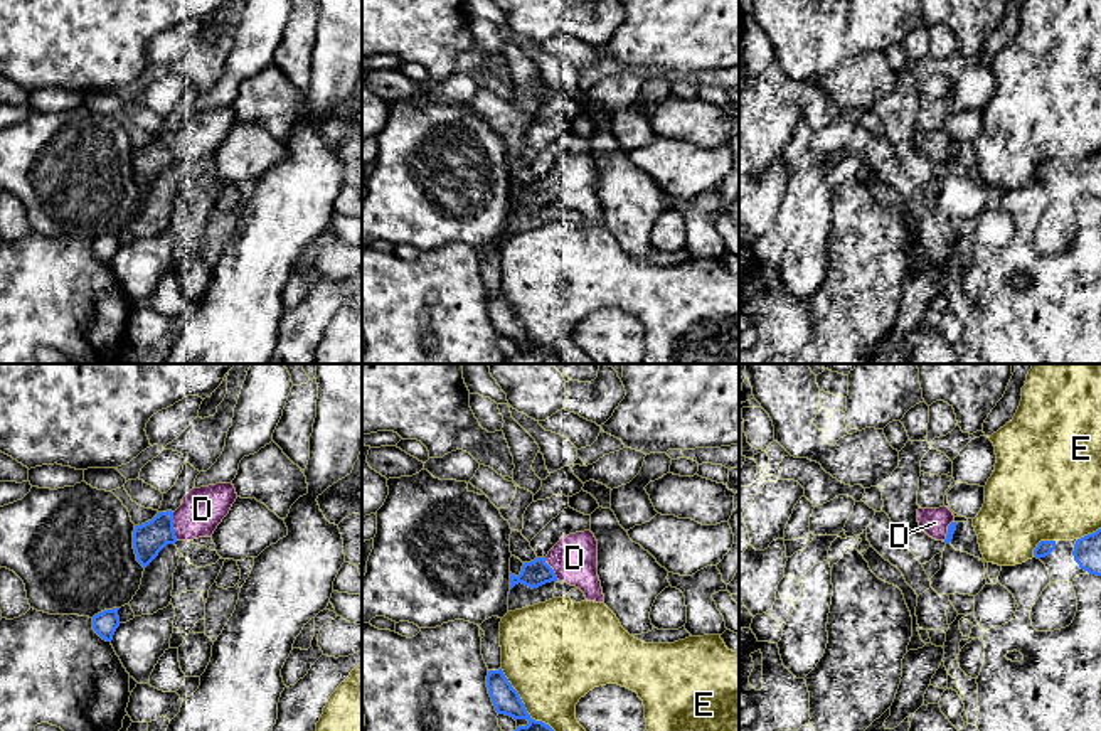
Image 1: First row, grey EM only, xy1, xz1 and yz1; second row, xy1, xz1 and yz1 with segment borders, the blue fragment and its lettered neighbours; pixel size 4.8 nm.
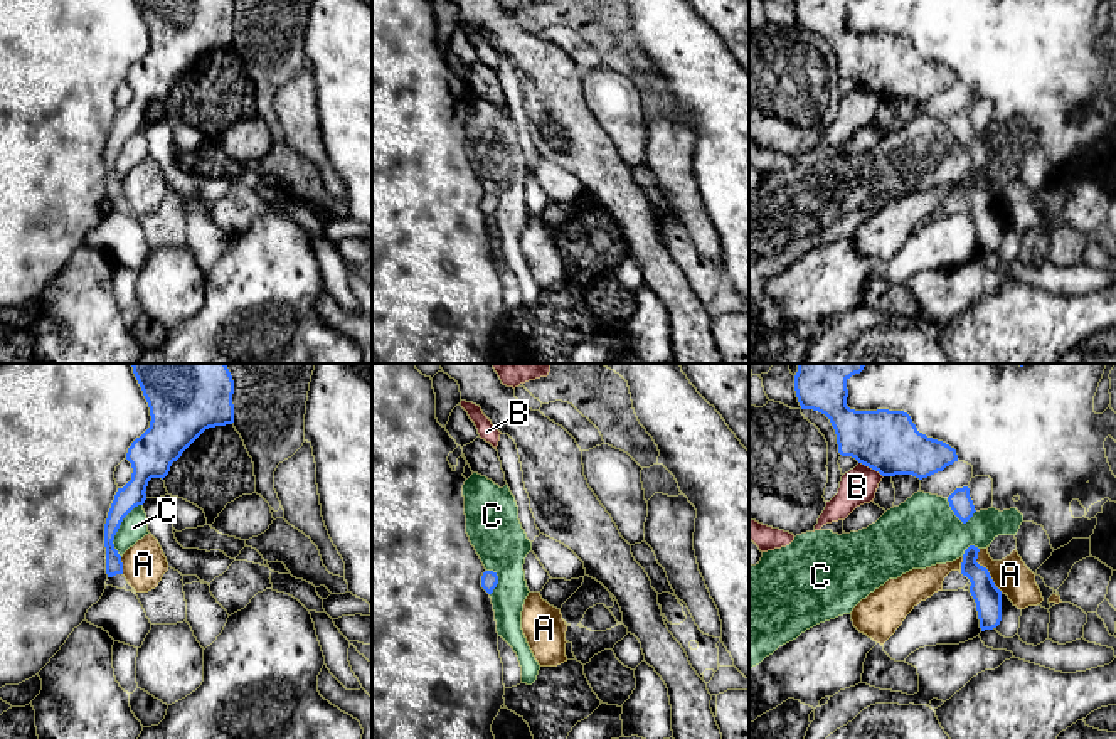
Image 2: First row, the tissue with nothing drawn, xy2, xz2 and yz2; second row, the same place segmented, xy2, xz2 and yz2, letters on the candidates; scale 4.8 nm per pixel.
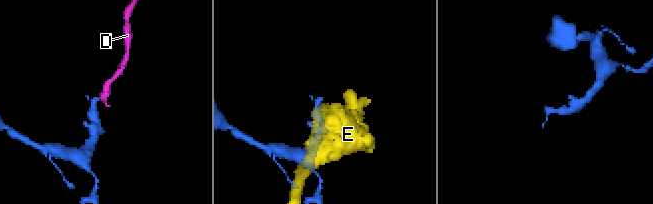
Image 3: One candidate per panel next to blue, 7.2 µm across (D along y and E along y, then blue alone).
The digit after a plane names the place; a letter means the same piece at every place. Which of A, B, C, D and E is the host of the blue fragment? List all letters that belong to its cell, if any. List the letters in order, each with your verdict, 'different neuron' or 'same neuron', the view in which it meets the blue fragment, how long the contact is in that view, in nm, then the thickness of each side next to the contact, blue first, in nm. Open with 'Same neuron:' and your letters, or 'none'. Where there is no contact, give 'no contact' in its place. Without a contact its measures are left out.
Same neuron: D
A: different neuron; contact in yz2; length 240 nm; calibres 130 and 170 nm
B: different neuron; contact in yz2; length 140 nm; calibres 300 and 170 nm
C: different neuron; contact in xy2; length 280 nm; calibres 120 and 130 nm
D: same neuron; contact in xy1; length 140 nm; calibres 160 and 200 nm
E: different neuron; contact in xz1; length 460 nm; calibres 180 and 420 nm

